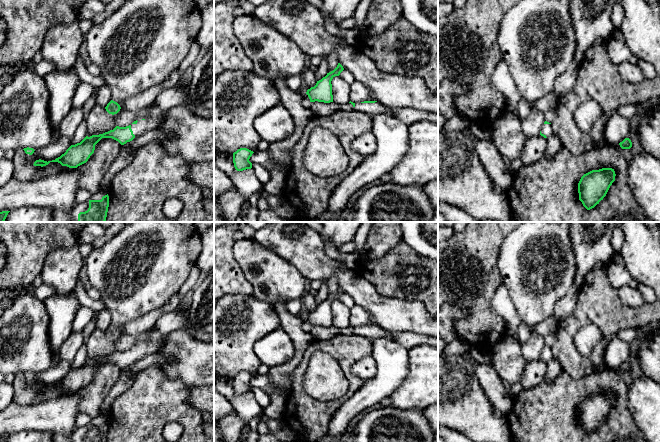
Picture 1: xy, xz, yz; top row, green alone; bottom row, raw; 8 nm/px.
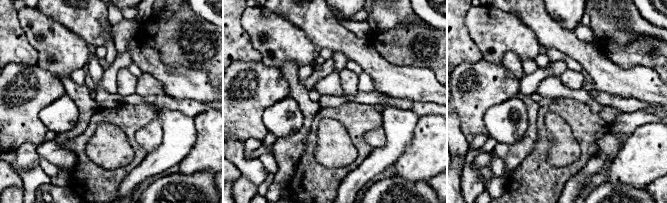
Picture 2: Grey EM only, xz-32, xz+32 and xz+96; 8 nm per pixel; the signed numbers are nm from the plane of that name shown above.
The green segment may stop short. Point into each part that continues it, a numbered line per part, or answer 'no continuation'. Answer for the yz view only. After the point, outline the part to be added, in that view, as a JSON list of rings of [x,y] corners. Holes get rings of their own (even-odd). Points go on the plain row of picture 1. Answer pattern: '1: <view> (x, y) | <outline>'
1: yz (546, 353) | [[[544,348],[541,352],[541,357],[544,358],[547,362],[553,358],[553,353],[551,348]]]

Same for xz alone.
1: xz (372, 333) | [[[379,326],[375,327],[356,327],[354,334],[366,337],[371,341],[377,338],[385,338],[391,340],[391,335],[389,331],[380,328]]]

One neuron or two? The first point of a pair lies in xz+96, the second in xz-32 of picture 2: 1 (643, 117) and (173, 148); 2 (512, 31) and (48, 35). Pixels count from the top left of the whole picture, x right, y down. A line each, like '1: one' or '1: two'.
1: one
2: one

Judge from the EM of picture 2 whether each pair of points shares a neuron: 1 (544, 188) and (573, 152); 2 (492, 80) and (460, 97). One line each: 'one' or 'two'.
1: one
2: one

